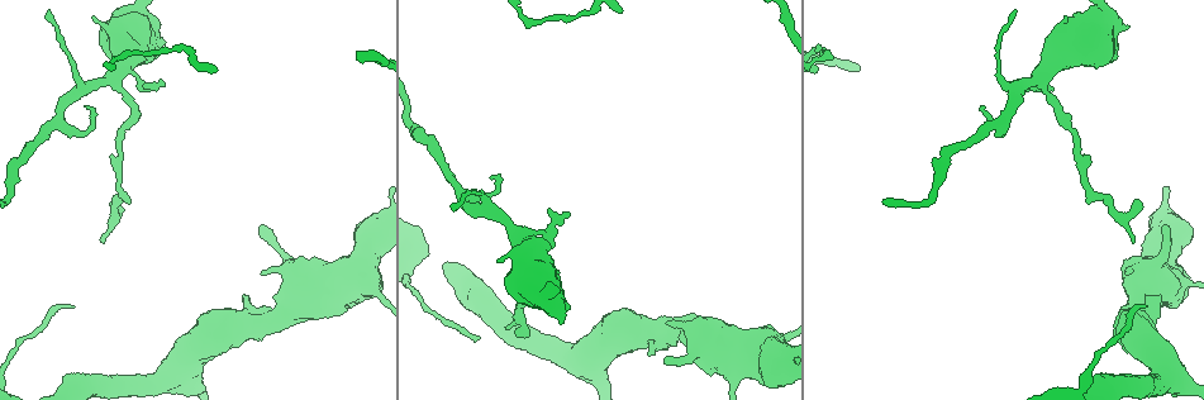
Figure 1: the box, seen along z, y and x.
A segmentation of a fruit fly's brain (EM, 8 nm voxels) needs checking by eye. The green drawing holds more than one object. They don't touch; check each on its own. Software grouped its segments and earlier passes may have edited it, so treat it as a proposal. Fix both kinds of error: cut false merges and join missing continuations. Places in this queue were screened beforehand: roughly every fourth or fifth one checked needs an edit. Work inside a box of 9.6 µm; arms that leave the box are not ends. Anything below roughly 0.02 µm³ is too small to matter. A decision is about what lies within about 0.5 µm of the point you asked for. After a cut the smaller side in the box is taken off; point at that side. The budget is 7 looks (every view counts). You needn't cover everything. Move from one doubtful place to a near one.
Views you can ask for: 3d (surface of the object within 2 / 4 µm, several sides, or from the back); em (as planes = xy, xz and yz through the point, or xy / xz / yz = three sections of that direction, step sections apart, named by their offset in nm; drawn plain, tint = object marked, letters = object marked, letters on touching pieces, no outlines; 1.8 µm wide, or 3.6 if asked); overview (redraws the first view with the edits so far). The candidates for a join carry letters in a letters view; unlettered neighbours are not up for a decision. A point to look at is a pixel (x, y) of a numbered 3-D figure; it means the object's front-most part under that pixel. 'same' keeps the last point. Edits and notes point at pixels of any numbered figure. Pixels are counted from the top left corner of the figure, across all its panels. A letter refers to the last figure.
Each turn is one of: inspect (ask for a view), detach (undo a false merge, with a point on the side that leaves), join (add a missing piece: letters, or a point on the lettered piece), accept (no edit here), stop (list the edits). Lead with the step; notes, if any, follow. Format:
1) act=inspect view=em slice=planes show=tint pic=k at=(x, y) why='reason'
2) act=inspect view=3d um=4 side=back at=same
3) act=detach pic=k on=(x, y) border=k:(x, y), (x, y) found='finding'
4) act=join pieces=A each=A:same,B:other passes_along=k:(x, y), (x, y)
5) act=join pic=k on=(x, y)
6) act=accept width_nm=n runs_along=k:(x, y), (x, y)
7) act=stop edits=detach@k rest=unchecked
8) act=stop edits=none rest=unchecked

act=inspect view=em um=3.6 slice=planes show=letters pic=1 at=(730, 358) why='sudden change in width'

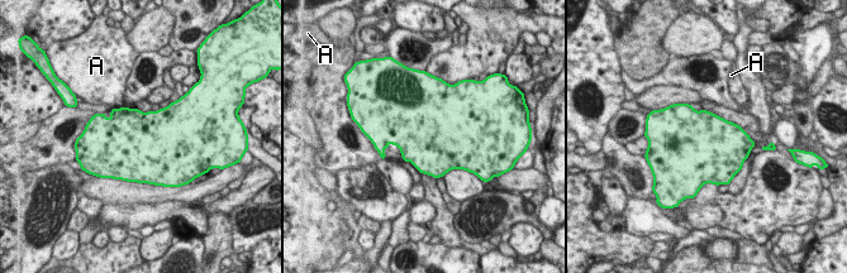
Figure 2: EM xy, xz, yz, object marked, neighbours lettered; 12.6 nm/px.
act=accept longest_contact=A:80nm each=A:other border=2:(112, 108), (117, 109) found='one neuron here'

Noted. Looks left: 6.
act=inspect view=em slice=xy step=8 show=tint pic=1 at=(664, 360) why='branch stops here'

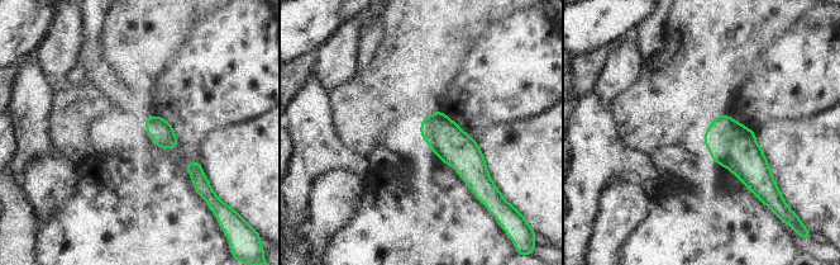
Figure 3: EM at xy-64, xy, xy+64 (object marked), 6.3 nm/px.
act=inspect view=em slice=planes show=letters at=same

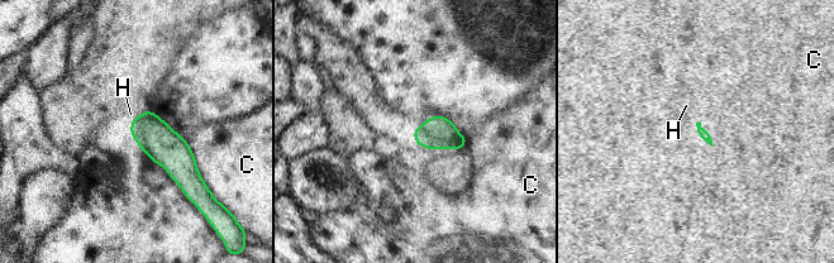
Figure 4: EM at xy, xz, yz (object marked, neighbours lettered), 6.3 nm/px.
act=join pieces=H each=C:other,H:same passes_along=4:(158, 140), (138, 115), (130, 114) found='the neuron continues'

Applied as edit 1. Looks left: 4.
act=inspect view=overview

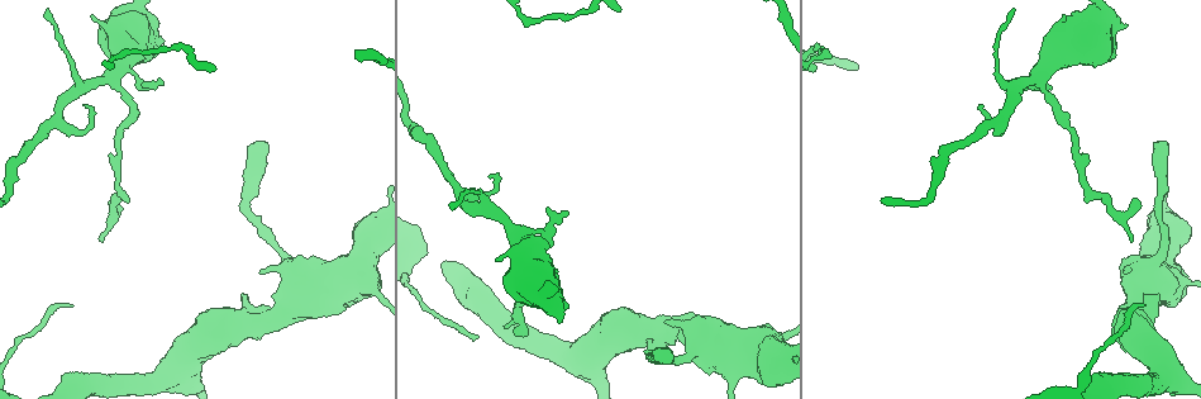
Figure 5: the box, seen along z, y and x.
act=inspect view=em slice=xy step=8 show=letters pic=5 at=(266, 142) why='an open end'

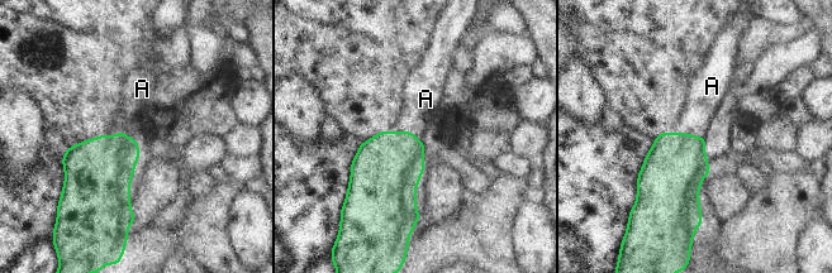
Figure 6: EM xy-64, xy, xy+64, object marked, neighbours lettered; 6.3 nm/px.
act=join pieces=A each=A:same passes_along=6:(675, 166), (692, 135), (707, 100) found='it goes on there'

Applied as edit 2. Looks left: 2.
act=stop edits=join@4,join@6 rest=unchecked

